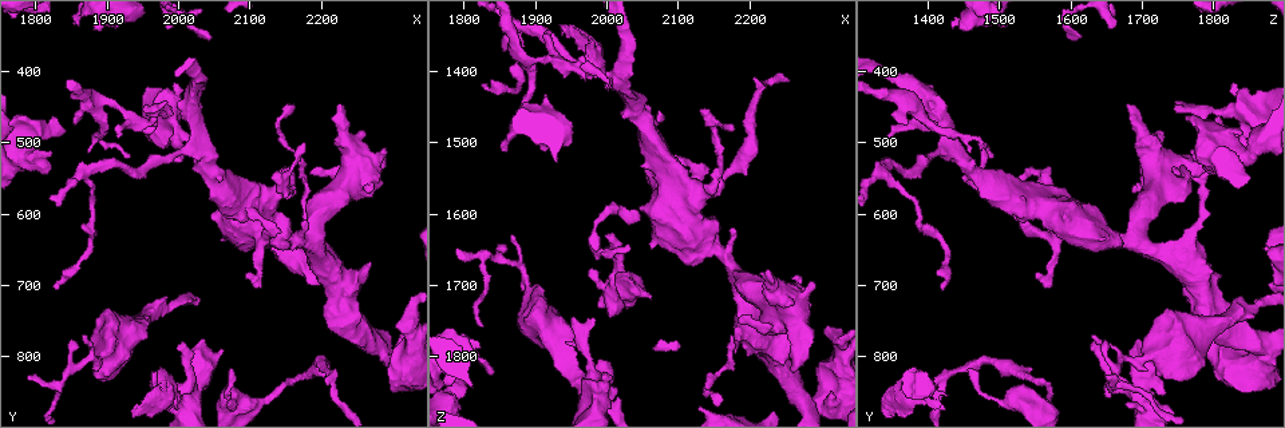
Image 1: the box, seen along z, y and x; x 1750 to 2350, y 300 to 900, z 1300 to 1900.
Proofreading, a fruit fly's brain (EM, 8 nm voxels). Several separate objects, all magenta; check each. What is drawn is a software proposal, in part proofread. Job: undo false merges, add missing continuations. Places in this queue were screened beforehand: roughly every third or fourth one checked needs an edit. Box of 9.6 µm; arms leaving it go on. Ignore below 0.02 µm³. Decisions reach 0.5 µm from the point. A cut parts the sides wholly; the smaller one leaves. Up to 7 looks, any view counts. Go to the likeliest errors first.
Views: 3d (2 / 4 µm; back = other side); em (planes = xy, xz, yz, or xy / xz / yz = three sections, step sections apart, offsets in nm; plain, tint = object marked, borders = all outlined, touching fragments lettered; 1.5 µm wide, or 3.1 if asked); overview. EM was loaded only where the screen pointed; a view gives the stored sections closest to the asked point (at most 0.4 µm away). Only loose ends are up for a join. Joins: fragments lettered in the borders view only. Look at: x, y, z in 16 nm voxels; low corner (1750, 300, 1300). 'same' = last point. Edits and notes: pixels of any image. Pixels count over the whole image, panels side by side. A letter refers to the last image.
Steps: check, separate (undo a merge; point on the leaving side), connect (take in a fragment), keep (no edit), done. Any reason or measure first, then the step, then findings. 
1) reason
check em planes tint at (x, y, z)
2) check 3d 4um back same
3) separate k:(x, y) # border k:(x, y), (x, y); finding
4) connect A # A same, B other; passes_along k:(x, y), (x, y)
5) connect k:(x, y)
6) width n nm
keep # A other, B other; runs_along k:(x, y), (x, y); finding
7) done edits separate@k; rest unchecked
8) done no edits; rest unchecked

thin end
check 3d 2um back at (1970, 475, 1410)

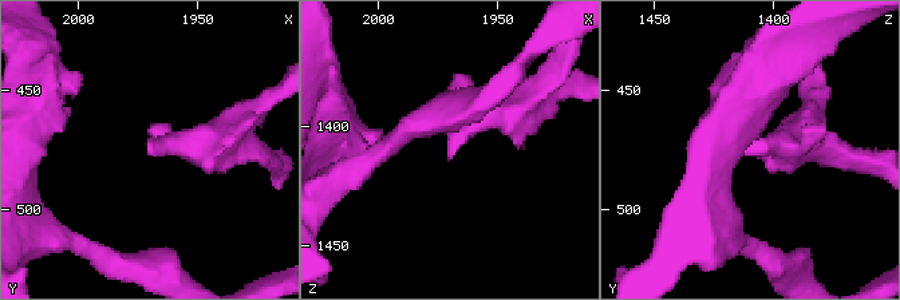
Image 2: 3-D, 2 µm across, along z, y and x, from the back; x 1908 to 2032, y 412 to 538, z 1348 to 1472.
check em planes borders at (1971, 474, 1411)

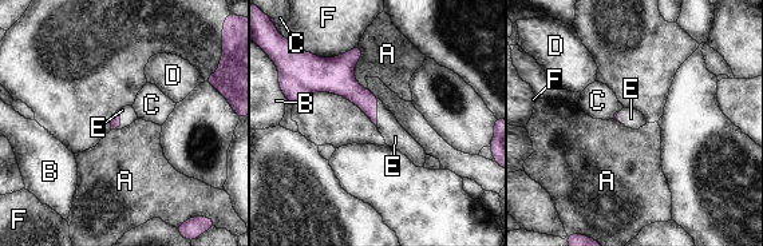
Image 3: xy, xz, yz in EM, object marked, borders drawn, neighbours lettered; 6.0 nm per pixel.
connect E # A other, B other, C other, D other, E same, F other; it goes on there

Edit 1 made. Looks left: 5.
see it whole again
check overview

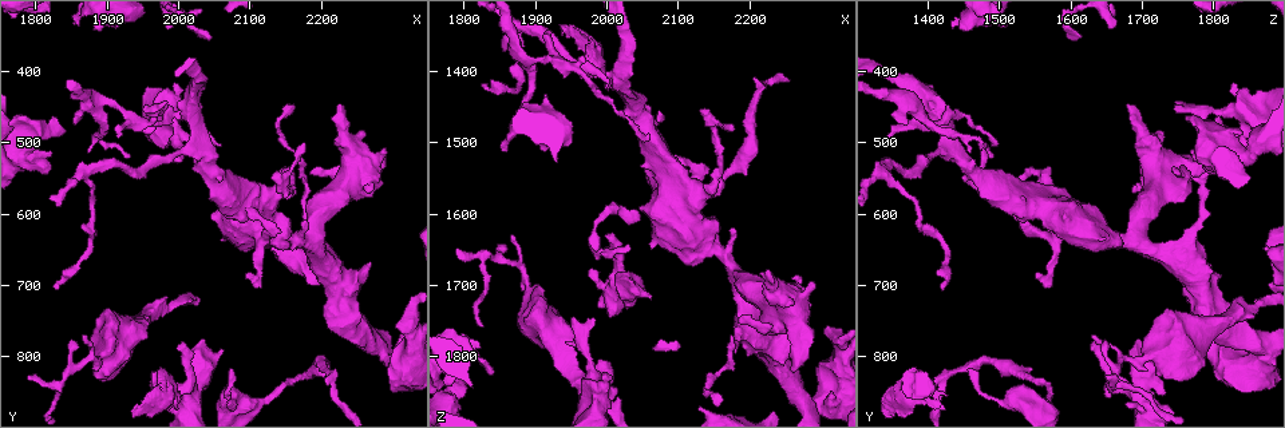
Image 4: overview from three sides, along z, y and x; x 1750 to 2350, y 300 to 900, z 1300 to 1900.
branch stops here
check em planes borders at (1995, 785, 1630)

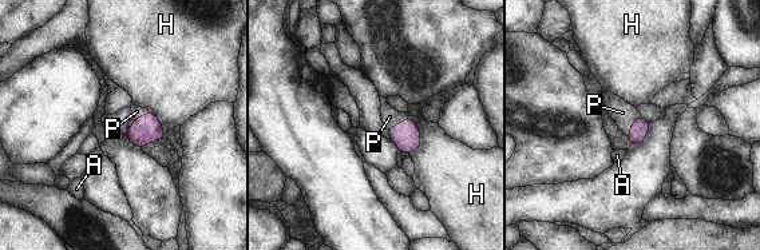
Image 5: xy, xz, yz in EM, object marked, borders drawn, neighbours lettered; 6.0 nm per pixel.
width 100 nm; longest_contact H 200 nm
connect P # A other, H other, P same; it goes on there

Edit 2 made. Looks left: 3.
check overview

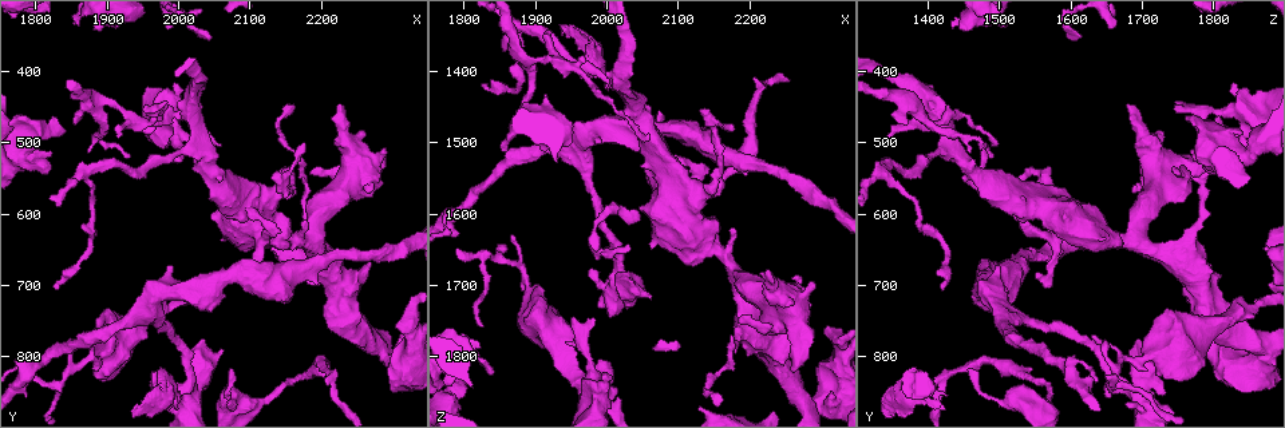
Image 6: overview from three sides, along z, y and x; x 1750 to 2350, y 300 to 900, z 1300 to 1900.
narrows sharply
check 3d 4um at (2160, 510, 1825)

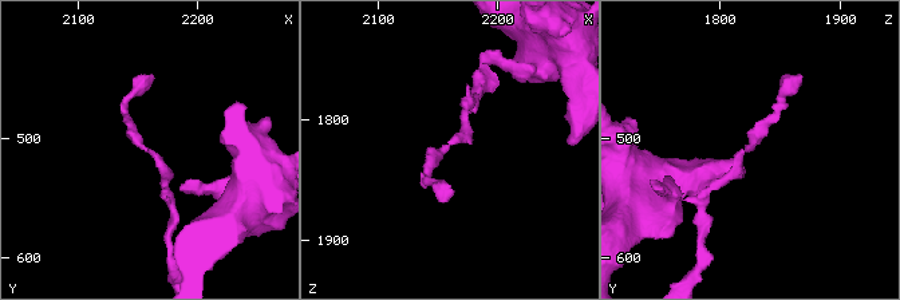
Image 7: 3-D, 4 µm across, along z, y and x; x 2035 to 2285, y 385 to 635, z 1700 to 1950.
check em planes borders at (2158, 510, 1822)

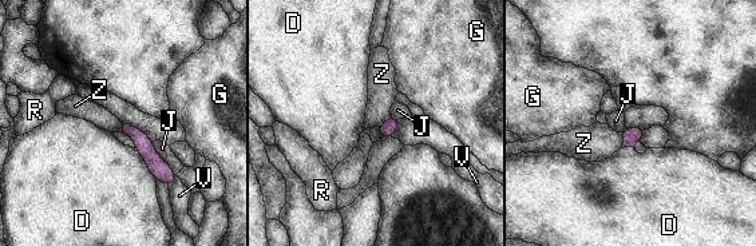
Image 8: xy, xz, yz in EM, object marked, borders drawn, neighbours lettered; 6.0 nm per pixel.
keep # D other, G other, J other, R other, V other, Z other; runs_along 8:(126, 127), (145, 146), (167, 181); all the same neuron

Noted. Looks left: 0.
done edits connect@3, connect@5; rest unchecked

